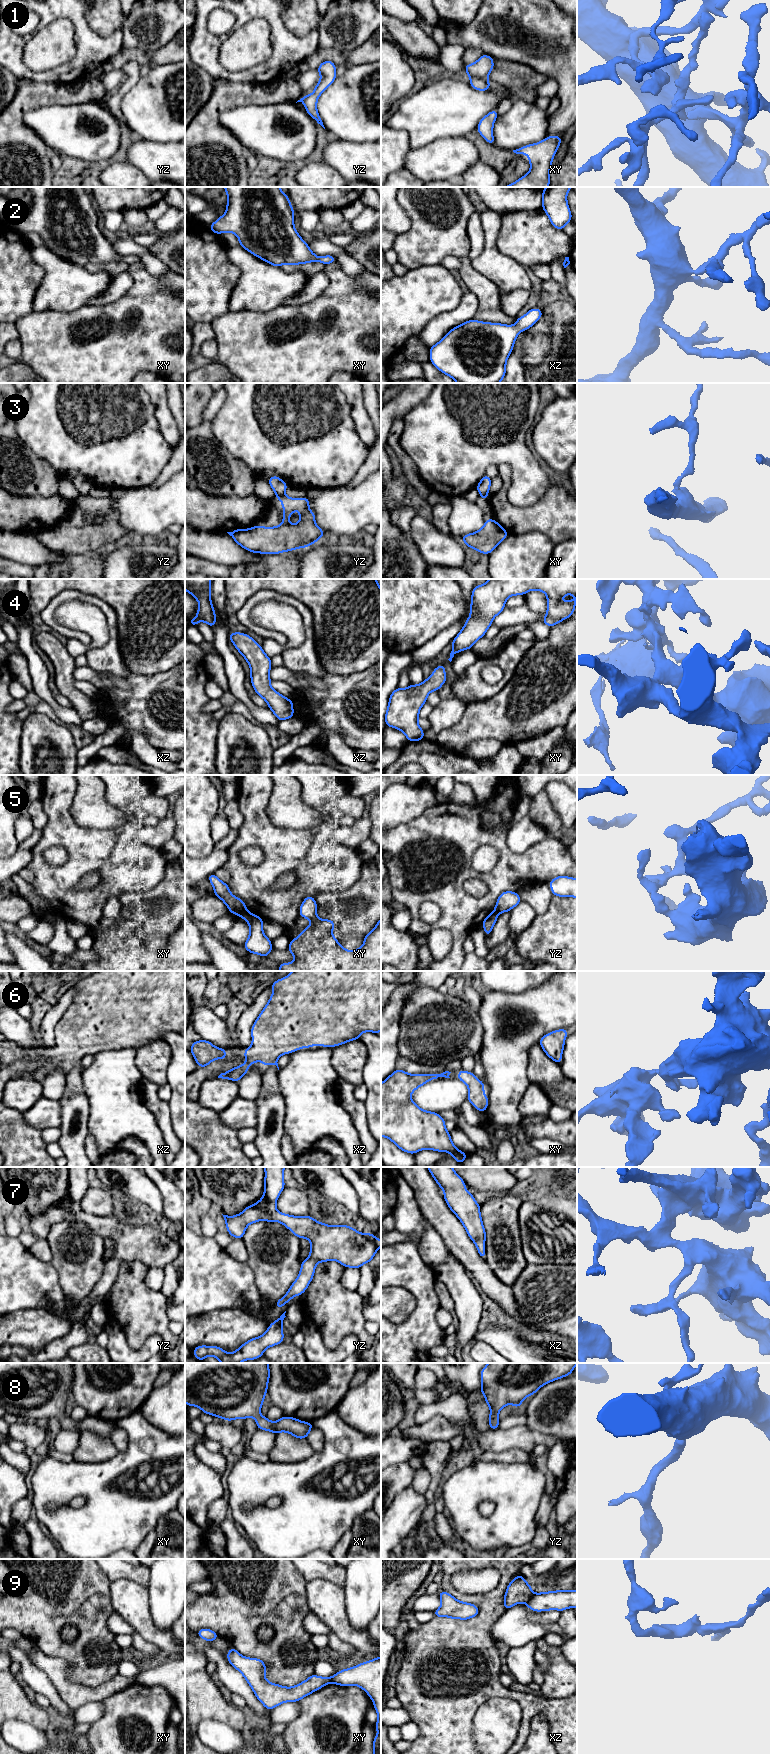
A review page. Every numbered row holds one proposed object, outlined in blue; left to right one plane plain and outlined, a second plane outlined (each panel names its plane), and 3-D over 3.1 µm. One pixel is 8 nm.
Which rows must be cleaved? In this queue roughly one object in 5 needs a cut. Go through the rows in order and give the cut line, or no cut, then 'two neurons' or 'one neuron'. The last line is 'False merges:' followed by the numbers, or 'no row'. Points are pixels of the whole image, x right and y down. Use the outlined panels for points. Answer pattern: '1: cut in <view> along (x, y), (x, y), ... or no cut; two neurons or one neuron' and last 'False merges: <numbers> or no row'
1: no cut; one neuron
2: no cut; one neuron
3: cut in yz along (284, 493), (276, 495); two neurons
4: no cut; one neuron
5: cut in xy along (247, 911), (237, 914); two neurons
6: no cut; one neuron
7: no cut; one neuron
8: no cut; one neuron
9: cut in xz along (532, 1594), (526, 1603); two neurons
False merges: 3, 5, 9

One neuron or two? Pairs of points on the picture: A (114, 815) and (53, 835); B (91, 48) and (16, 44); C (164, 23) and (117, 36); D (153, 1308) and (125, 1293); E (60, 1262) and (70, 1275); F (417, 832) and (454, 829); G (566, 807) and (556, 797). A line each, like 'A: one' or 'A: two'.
A: two
B: one
C: two
D: one
E: one
F: one
G: one

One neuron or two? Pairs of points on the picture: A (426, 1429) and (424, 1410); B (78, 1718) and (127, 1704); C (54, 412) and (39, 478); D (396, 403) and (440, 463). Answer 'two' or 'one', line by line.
A: two
B: two
C: two
D: two

